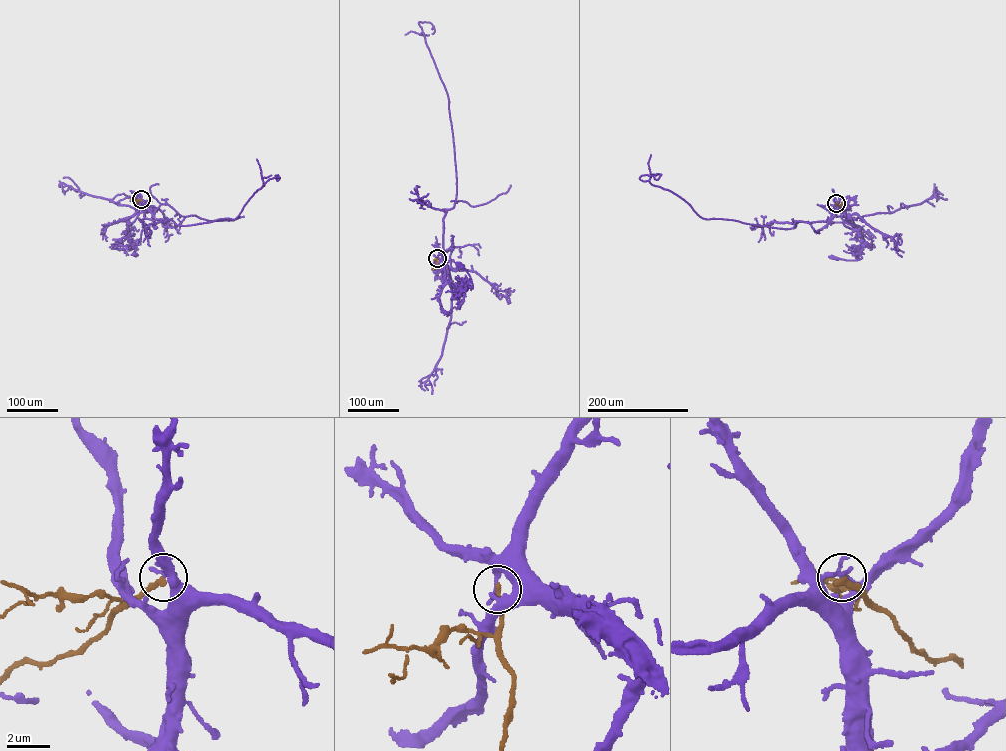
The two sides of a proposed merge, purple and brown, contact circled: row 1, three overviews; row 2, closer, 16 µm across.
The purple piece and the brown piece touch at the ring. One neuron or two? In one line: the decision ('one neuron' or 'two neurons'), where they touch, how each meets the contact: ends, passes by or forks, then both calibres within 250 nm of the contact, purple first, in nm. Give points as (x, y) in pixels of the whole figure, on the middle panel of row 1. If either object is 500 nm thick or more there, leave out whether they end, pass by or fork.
two neurons; at (437, 258); purple ends there; brown ends there; 240 nm thick on the purple side, 240 nm on the other

